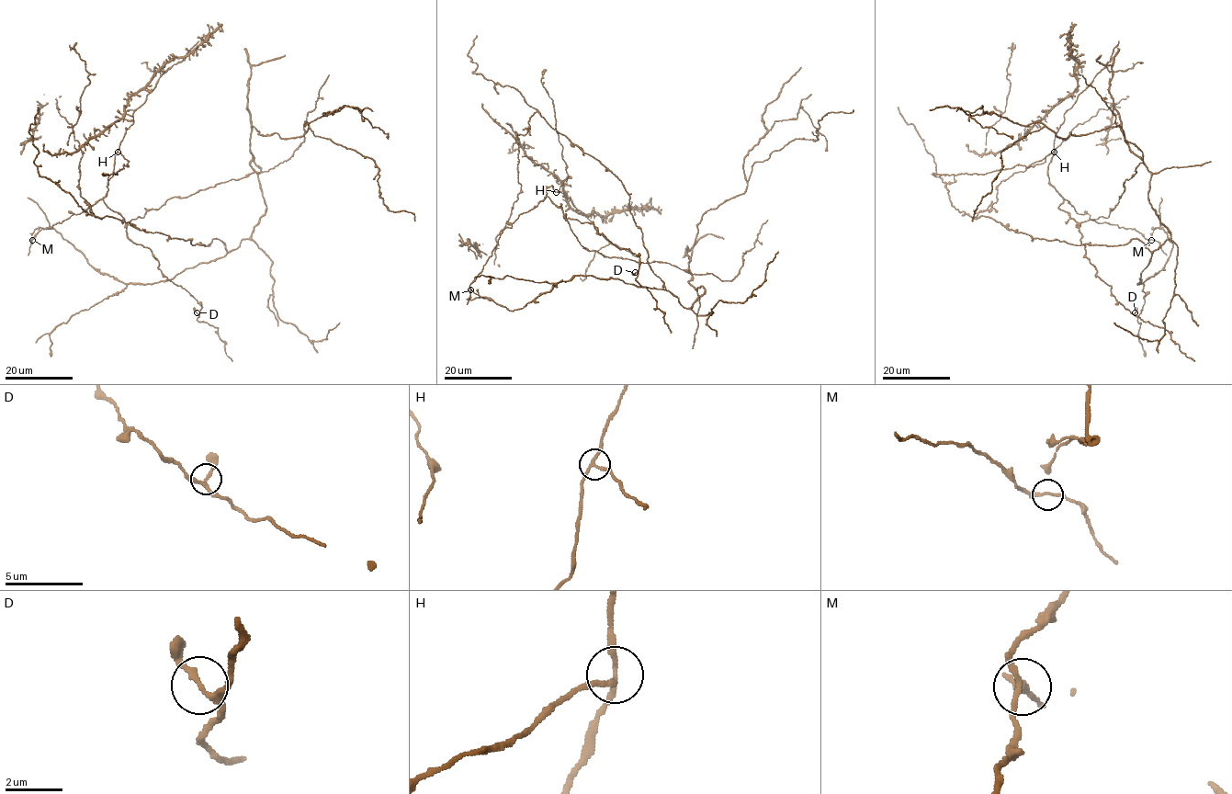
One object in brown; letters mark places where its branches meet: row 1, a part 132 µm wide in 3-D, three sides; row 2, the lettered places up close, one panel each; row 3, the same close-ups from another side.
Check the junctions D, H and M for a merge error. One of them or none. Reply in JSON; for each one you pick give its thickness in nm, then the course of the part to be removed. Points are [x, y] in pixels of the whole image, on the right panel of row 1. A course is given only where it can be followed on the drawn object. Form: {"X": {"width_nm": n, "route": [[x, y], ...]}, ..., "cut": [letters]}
{"H": {"width_nm": 160, "route": [[1054, 152], [1028, 166], [1020, 164], [983, 174], [932, 174]]}, "cut": ["H"]}

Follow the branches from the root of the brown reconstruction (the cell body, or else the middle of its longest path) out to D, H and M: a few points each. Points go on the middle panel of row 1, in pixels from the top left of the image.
D: (548, 292), (510, 311), (469, 288), (500, 233), (546, 197), (565, 220), (593, 223), (638, 256), (636, 272)
H: (548, 292), (510, 311), (469, 285), (500, 233), (542, 200), (547, 187), (556, 192)
M: (548, 292), (540, 293), (522, 308), (510, 311), (470, 289)

